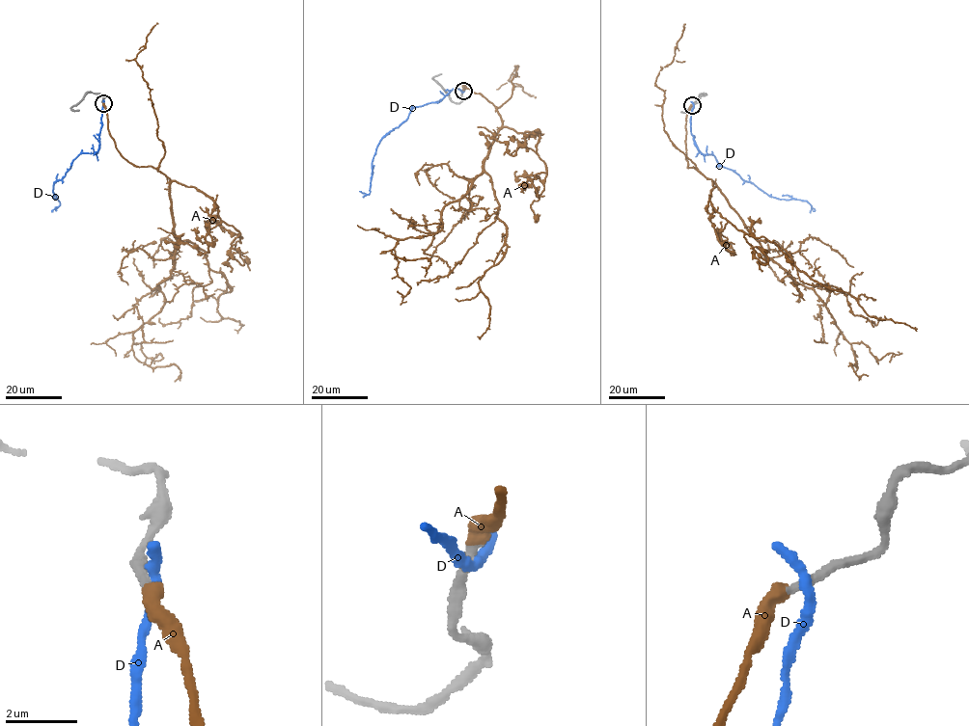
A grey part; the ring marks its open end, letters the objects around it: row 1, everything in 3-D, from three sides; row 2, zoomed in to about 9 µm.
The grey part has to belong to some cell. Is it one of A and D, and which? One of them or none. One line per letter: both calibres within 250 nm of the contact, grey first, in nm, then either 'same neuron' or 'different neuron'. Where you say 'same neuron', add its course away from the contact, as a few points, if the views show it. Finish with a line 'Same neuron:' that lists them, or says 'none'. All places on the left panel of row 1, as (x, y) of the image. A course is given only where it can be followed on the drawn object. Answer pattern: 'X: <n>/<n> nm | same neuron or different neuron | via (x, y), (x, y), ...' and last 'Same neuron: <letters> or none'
A: 280/400 nm | same neuron | via (103, 103), (123, 156), (169, 178), (175, 262), (132, 349), (179, 377)
D: 340/280 nm | different neuron
Same neuron: A

